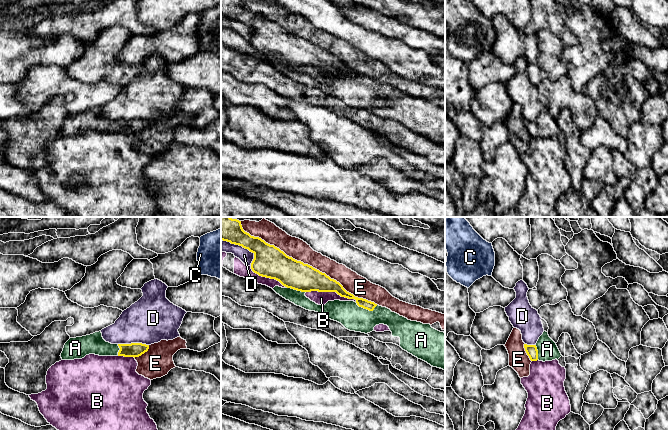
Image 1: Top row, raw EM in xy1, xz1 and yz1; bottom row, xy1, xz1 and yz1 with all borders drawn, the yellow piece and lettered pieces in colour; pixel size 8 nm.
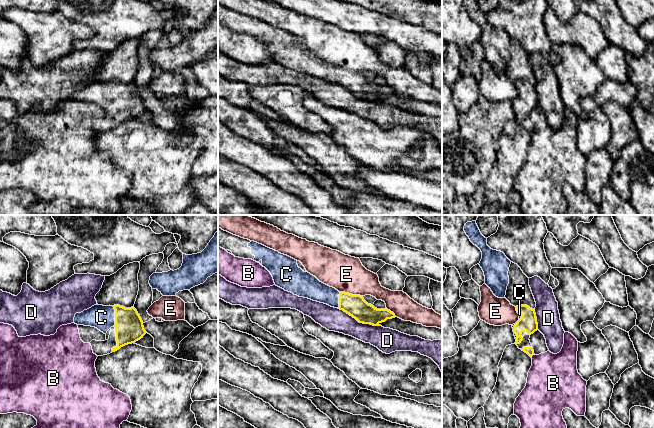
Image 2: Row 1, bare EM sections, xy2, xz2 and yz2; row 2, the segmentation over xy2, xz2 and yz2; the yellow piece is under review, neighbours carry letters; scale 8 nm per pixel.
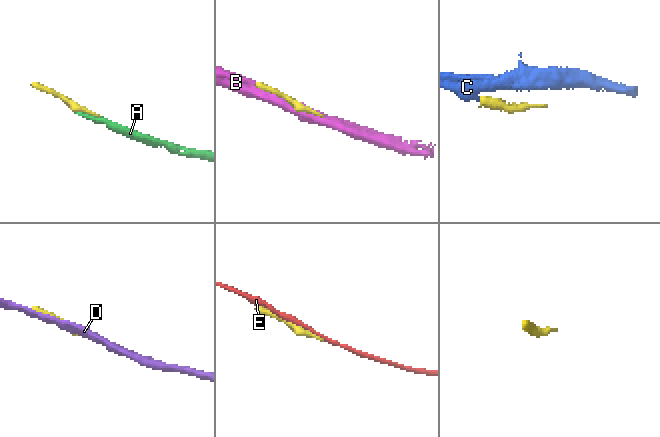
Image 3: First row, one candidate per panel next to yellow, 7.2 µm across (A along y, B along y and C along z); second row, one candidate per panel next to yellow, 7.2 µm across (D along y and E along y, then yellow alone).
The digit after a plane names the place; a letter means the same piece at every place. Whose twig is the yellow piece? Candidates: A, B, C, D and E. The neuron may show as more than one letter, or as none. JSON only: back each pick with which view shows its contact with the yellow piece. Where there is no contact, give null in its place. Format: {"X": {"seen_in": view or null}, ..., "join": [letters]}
{"A": {"seen_in": "xz1"}, "join": ["A"]}

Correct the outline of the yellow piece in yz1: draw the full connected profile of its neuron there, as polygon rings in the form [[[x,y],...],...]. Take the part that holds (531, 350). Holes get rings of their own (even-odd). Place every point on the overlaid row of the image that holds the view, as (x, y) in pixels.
[[[546,331],[539,337],[535,345],[524,344],[524,348],[531,361],[552,361],[562,356],[556,343]]]

